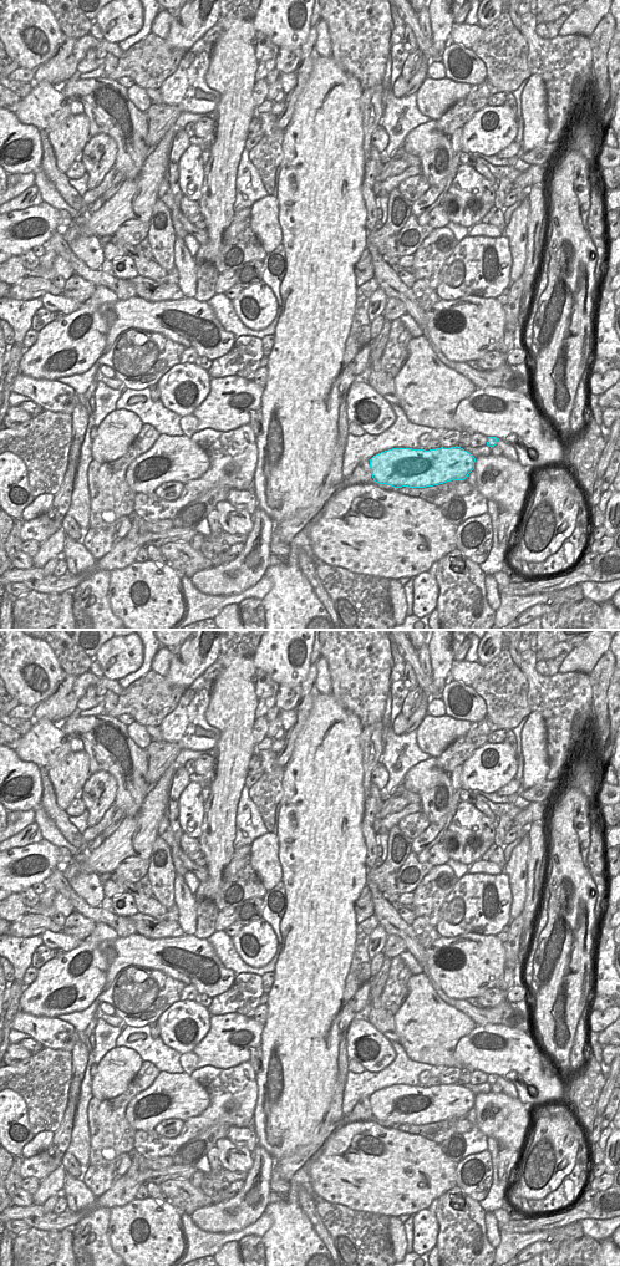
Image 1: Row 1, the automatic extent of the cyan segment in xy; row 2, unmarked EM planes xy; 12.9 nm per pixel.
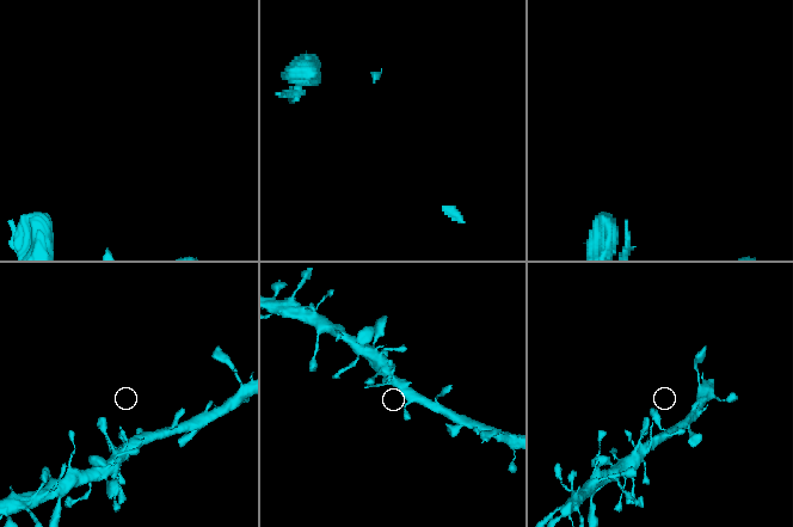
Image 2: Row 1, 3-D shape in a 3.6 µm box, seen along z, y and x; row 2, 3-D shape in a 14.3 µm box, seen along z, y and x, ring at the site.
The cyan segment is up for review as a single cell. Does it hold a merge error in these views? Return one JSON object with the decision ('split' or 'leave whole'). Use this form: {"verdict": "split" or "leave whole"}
{"verdict": "leave whole"}

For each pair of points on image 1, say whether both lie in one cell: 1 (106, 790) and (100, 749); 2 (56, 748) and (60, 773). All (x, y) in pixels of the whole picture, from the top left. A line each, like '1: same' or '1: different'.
1: different
2: different

